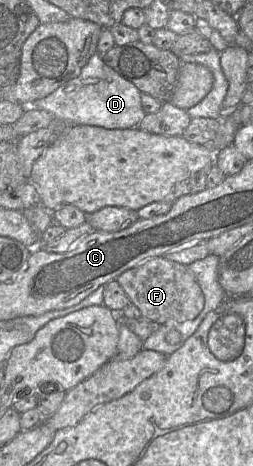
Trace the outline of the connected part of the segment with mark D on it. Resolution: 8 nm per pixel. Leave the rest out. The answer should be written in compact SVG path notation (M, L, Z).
M94 53L80 74L53 93L32 103L35 109L50 112L54 120L70 125L90 125L106 129L137 127L146 113L141 106L141 92L131 82L106 65L102 55Z

